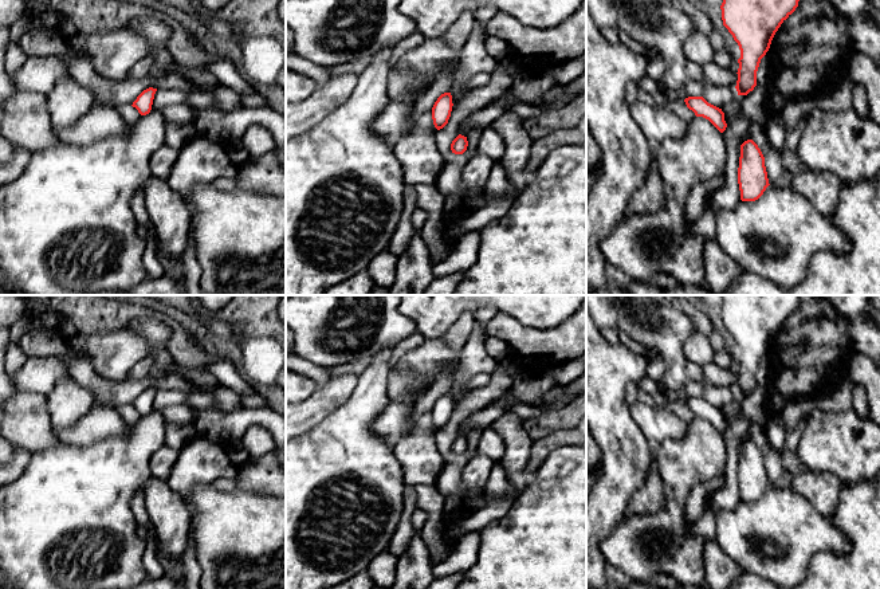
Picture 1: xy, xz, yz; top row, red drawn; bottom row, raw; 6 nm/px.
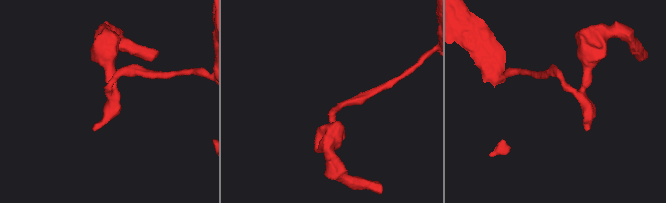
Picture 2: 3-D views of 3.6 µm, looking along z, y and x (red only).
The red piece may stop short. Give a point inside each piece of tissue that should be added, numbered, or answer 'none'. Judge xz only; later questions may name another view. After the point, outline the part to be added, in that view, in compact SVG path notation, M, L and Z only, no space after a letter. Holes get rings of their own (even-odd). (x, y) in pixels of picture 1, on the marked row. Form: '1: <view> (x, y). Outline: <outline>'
none

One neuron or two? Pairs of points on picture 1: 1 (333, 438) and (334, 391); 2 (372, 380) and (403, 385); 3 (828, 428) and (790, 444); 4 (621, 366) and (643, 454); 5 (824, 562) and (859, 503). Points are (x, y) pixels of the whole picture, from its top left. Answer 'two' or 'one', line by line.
1: two
2: two
3: two
4: one
5: one

